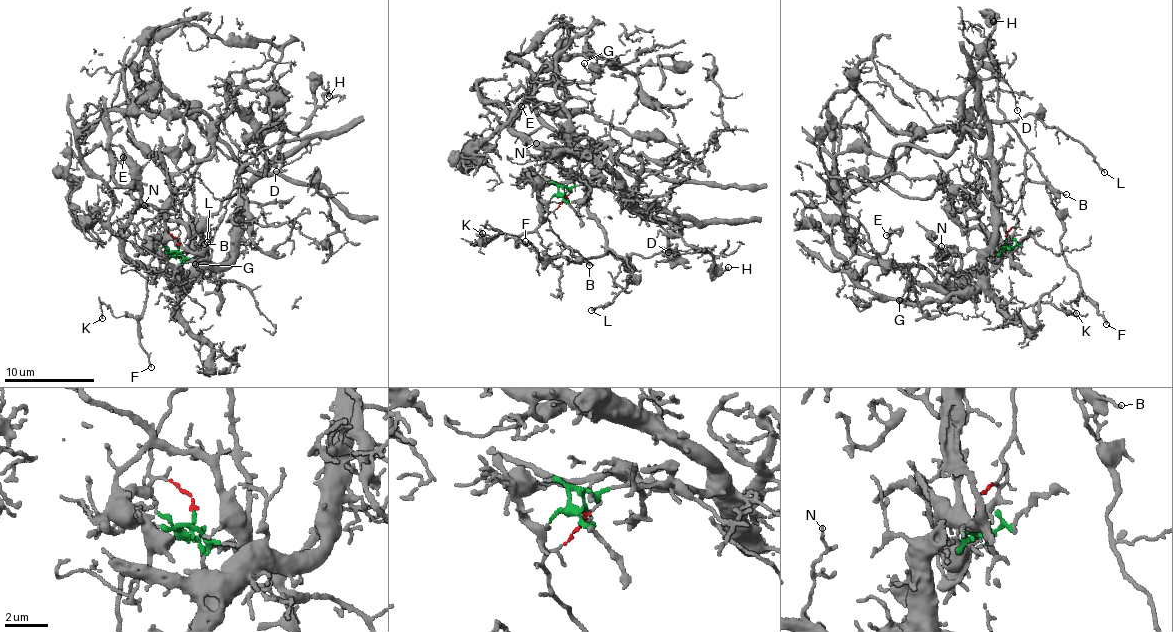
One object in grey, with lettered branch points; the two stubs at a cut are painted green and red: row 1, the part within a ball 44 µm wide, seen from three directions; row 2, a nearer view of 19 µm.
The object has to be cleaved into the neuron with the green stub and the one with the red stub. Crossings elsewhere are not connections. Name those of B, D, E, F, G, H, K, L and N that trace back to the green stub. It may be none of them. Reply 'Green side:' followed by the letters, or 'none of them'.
Green side: D, E, G, H, N

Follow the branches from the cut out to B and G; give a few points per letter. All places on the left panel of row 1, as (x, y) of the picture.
B: (177, 246), (177, 238), (160, 229), (160, 215), (165, 211), (167, 199), (174, 195), (204, 243)
G: (177, 246), (177, 251), (211, 265), (233, 258), (186, 281), (176, 269), (204, 258), (194, 264)

